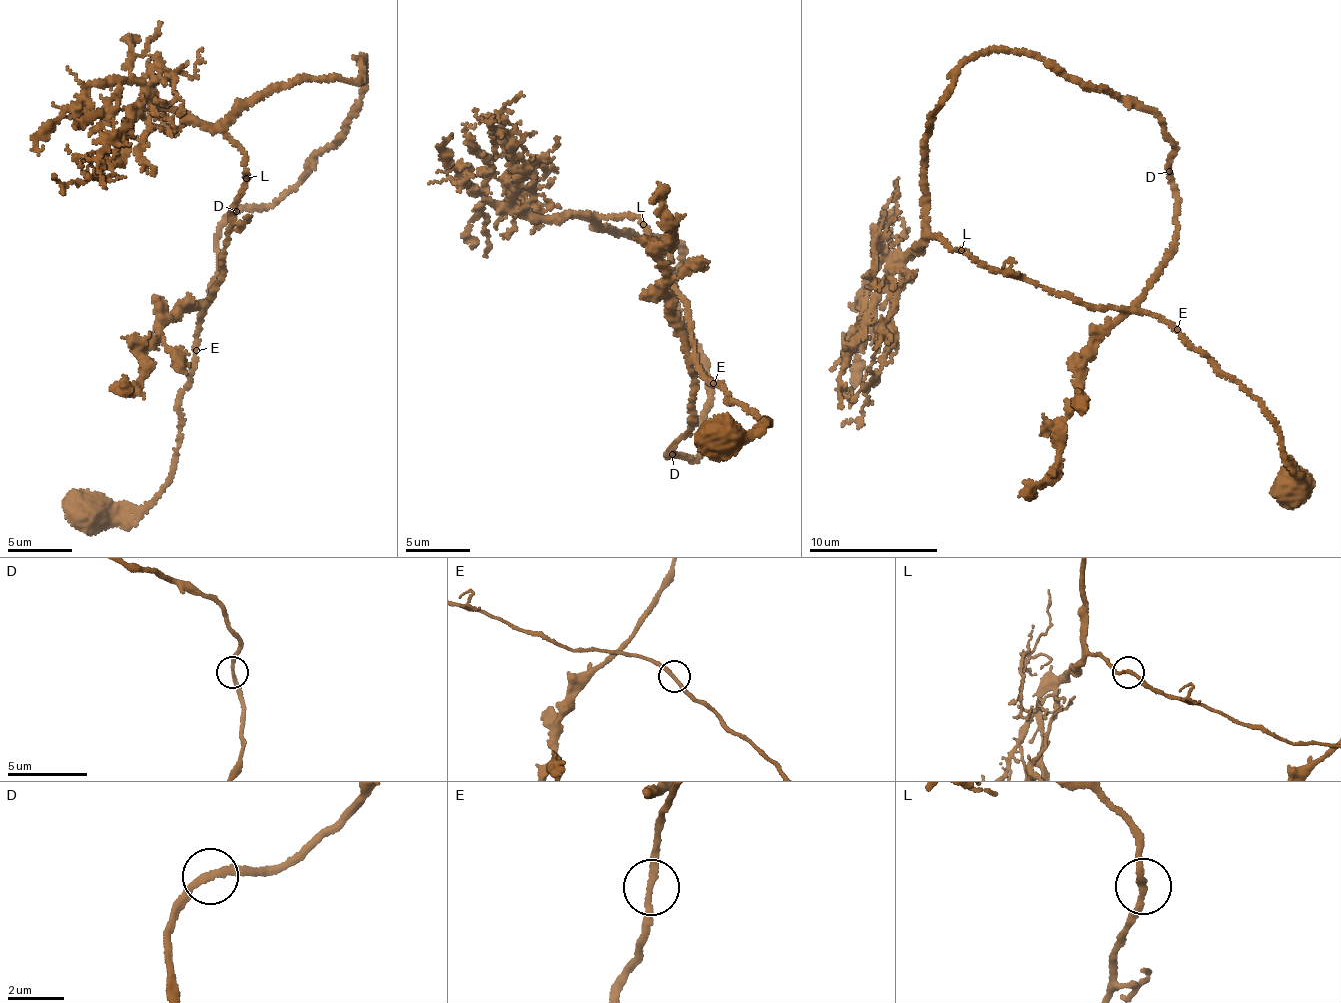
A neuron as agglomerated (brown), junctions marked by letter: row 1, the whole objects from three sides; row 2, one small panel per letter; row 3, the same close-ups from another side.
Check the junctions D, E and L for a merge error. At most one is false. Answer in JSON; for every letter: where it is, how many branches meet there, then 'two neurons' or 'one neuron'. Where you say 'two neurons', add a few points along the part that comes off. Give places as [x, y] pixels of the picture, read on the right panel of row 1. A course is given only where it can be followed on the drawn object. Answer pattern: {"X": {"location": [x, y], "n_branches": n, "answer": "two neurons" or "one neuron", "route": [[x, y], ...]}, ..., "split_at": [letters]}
{"D": {"location": [1169, 171], "n_branches": 2, "answer": "one neuron"}, "E": {"location": [1177, 329], "n_branches": 2, "answer": "one neuron"}, "L": {"location": [961, 250], "n_branches": 2, "answer": "one neuron"}, "split_at": []}

